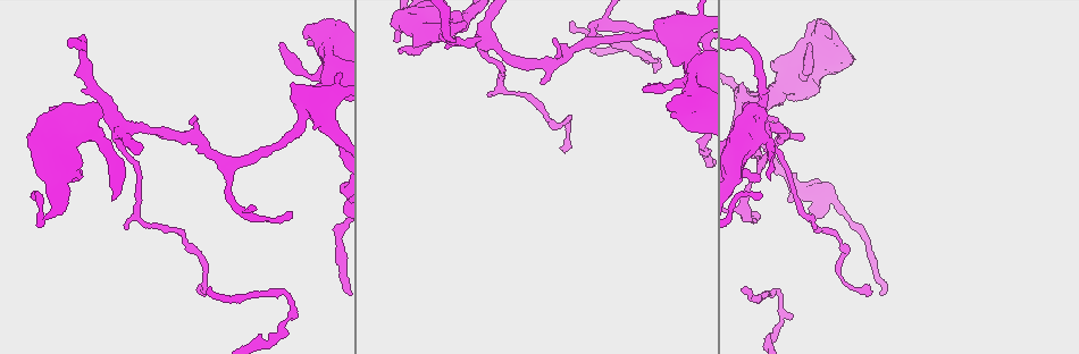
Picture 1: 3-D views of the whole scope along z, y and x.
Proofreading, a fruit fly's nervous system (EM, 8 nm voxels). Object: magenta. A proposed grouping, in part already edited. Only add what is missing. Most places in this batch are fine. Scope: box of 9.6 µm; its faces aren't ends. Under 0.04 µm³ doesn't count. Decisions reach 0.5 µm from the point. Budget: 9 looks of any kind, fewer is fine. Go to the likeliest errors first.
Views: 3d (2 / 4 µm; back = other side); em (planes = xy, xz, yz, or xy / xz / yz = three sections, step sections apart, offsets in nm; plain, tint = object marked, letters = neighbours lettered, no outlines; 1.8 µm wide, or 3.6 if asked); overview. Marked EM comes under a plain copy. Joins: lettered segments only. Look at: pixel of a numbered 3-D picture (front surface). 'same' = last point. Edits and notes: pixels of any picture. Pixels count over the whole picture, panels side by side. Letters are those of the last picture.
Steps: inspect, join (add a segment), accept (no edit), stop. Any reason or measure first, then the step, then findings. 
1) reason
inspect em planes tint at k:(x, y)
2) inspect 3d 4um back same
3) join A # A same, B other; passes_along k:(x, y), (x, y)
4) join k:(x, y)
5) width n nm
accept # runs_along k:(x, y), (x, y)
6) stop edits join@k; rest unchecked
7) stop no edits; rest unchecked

long arm stops here
inspect em planes letters at 1:(742, 289)

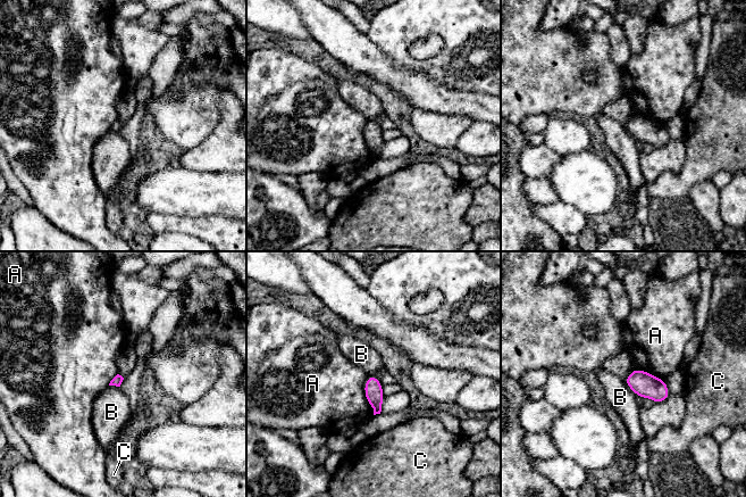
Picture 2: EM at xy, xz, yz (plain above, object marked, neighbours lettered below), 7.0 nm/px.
accept # A other, B other, C other; border 2:(109, 384), (118, 387); no lettered segment goes on from it

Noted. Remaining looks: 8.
an open end
inspect em 3.6um planes letters at 1:(643, 91)

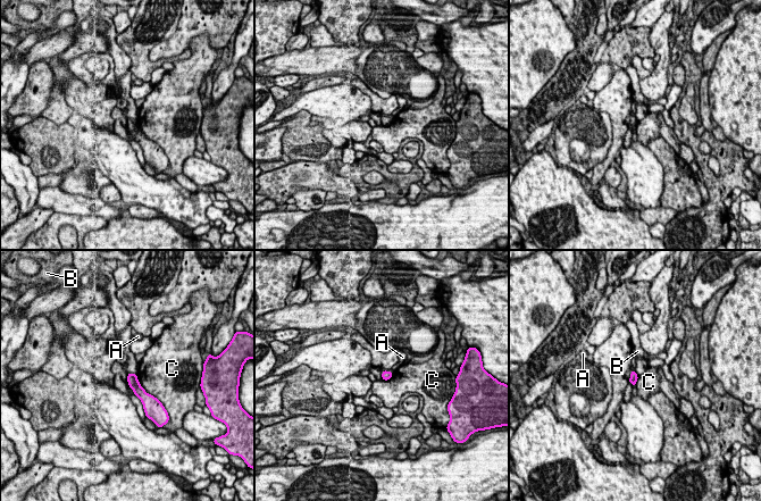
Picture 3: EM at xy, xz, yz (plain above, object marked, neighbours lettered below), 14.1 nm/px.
width 120 nm; longest_contact C 500 nm
accept # A other, B other, C other; no lettered segment goes on from it

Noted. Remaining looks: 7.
narrows sharply
inspect em 3.6um planes letters at 1:(650, 61)

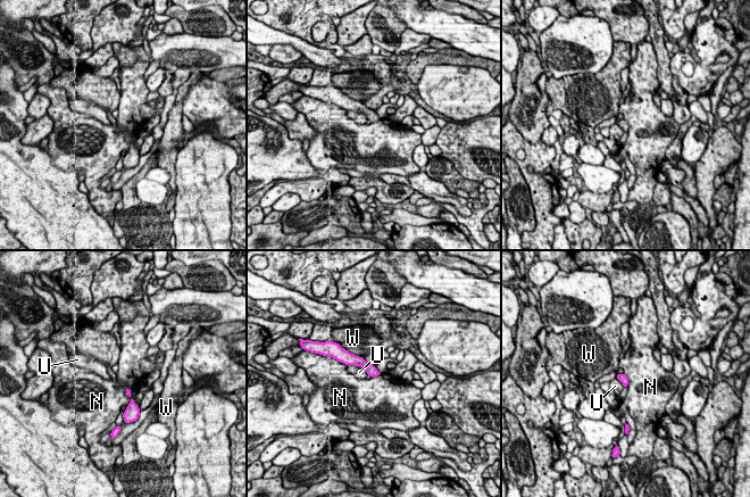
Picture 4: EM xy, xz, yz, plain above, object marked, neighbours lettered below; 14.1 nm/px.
accept # N other, U other, W other; none of them fits

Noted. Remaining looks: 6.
calibre changes
inspect 3d 4um back at 1:(426, 12)

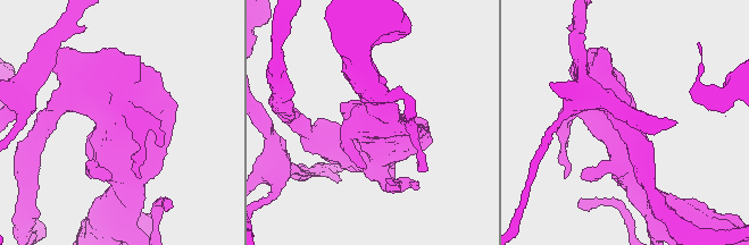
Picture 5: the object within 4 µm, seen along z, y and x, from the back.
shape alone is not enough
inspect em 3.6um xy step 16 tint at 5:(121, 135)

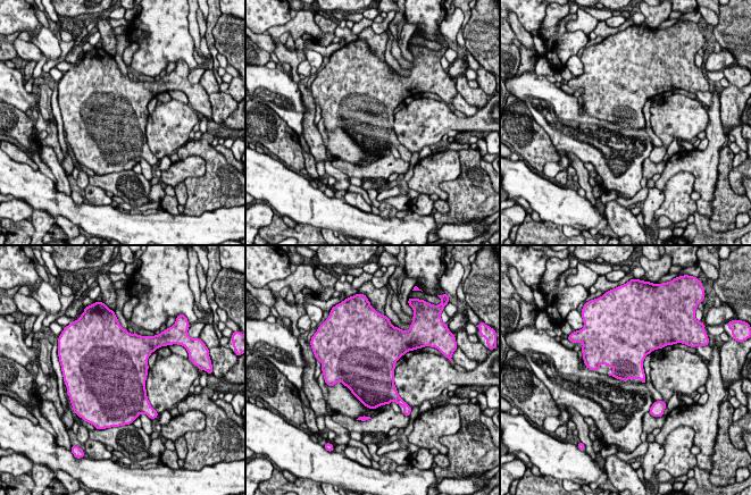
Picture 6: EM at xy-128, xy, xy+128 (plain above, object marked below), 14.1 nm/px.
cut it another way
inspect em 3.6um planes letters same

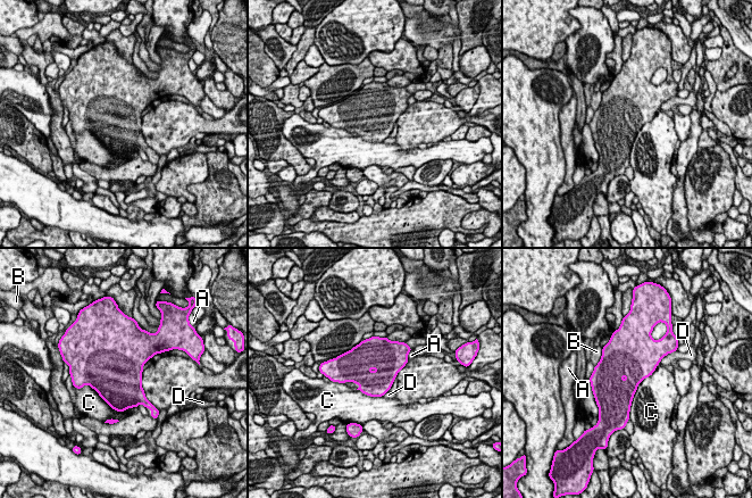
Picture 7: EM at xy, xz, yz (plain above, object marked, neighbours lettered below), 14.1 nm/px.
width 650 nm
accept # A other, B other, C other, D other; border 7:(83, 386), (116, 411), (136, 408); none of them fits

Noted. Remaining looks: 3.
stop no edits; rest unchecked

